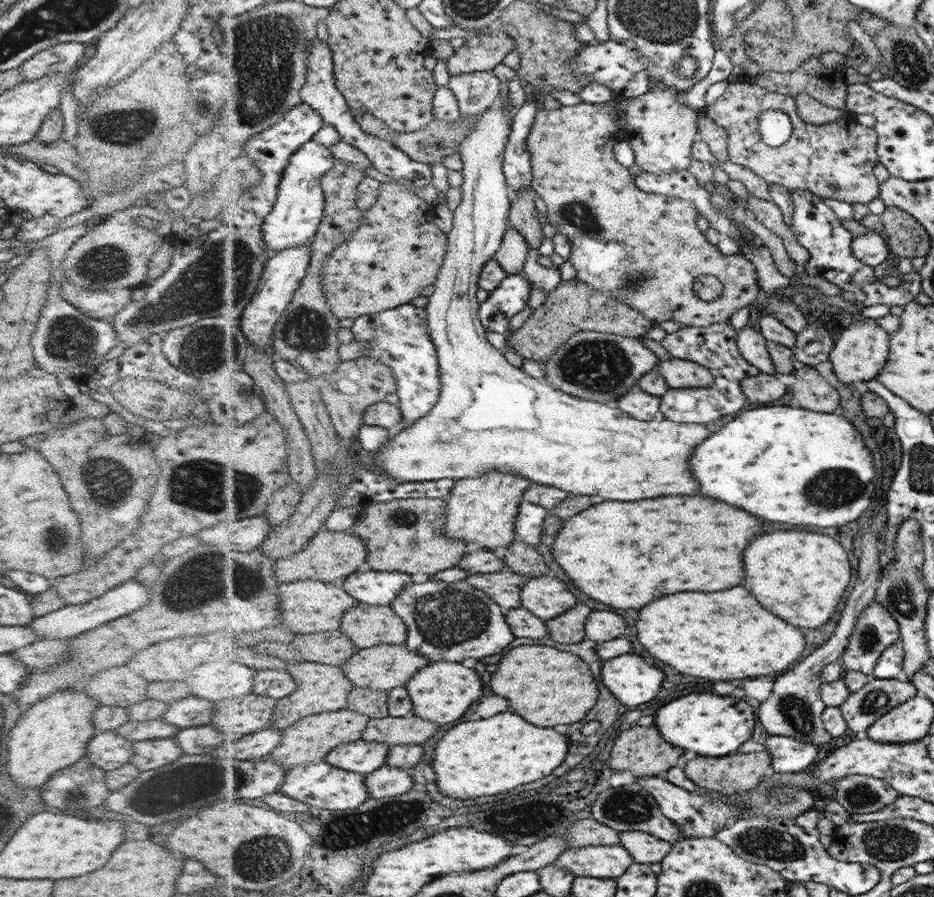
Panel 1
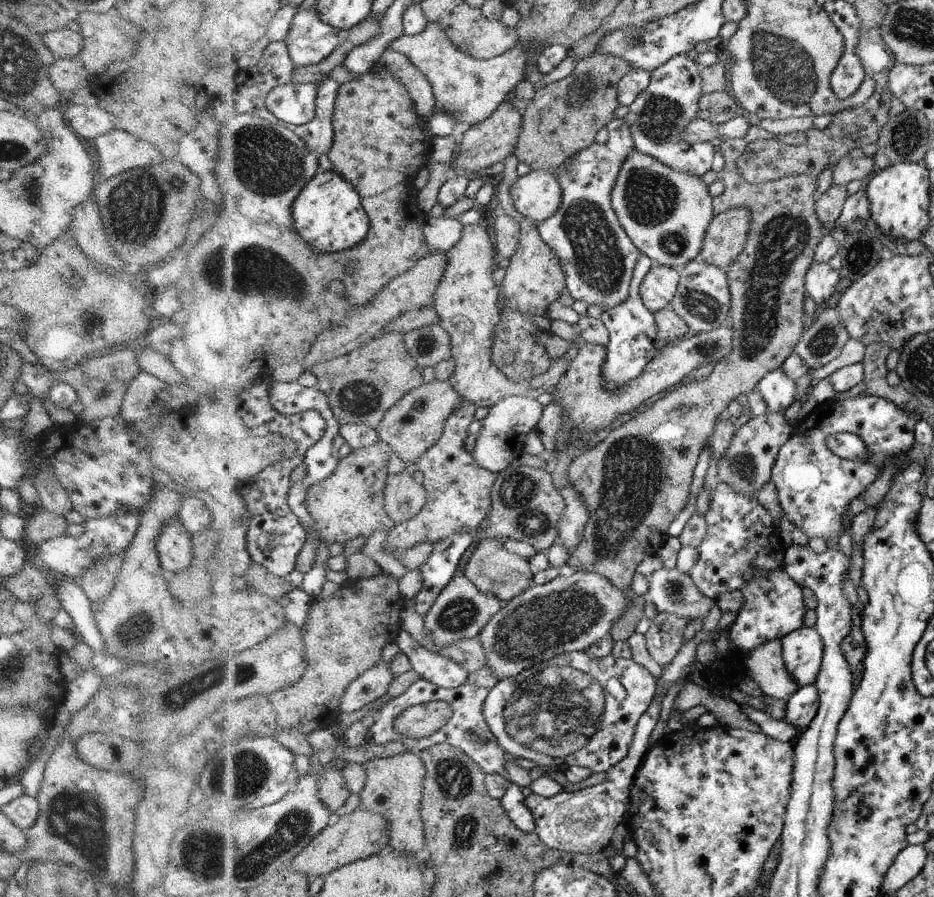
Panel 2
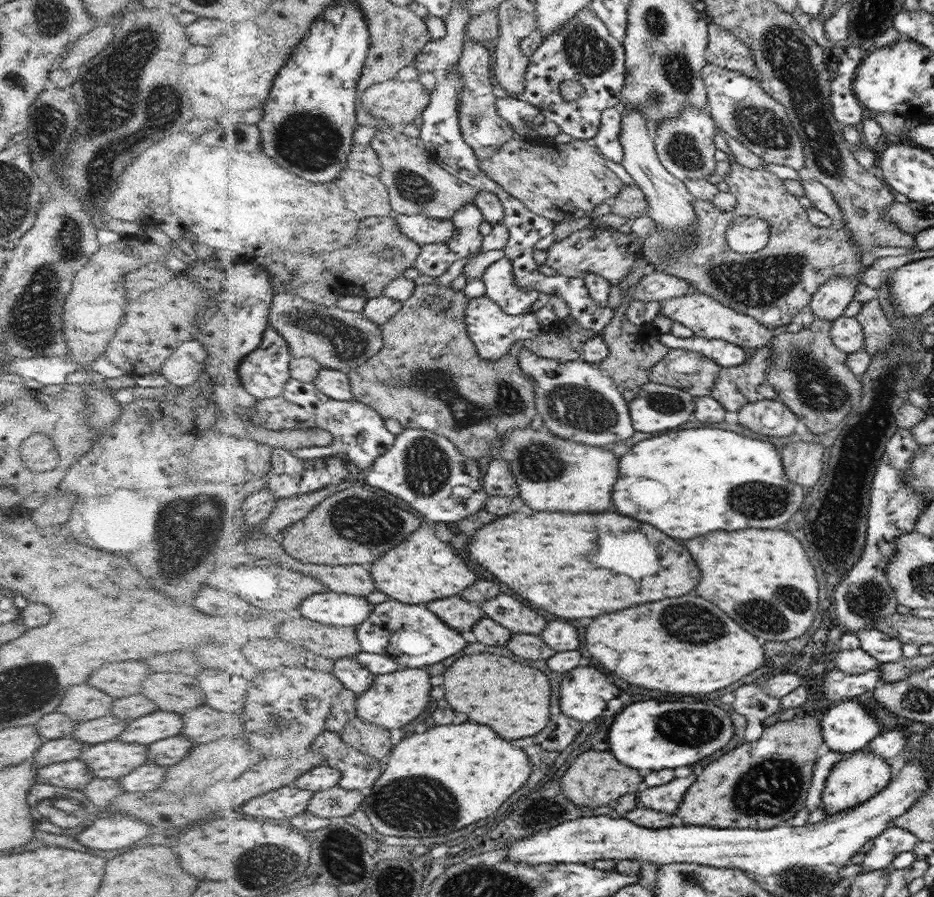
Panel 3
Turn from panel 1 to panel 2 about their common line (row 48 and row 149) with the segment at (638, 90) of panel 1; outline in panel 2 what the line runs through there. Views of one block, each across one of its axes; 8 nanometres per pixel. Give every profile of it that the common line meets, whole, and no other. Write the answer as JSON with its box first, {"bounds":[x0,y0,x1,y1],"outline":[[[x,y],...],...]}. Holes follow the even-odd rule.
{"bounds":[535,118,642,310],"outline":[[[625,118],[612,120],[607,129],[609,139],[605,144],[591,144],[587,149],[578,151],[570,159],[566,159],[563,167],[554,173],[562,184],[562,203],[550,219],[535,224],[539,235],[550,245],[556,256],[559,256],[566,273],[568,292],[574,300],[584,300],[589,305],[600,306],[603,310],[616,307],[627,299],[633,270],[638,257],[642,254],[620,224],[619,217],[611,205],[611,192],[622,163],[635,150],[634,137],[631,135],[630,123]]]}

